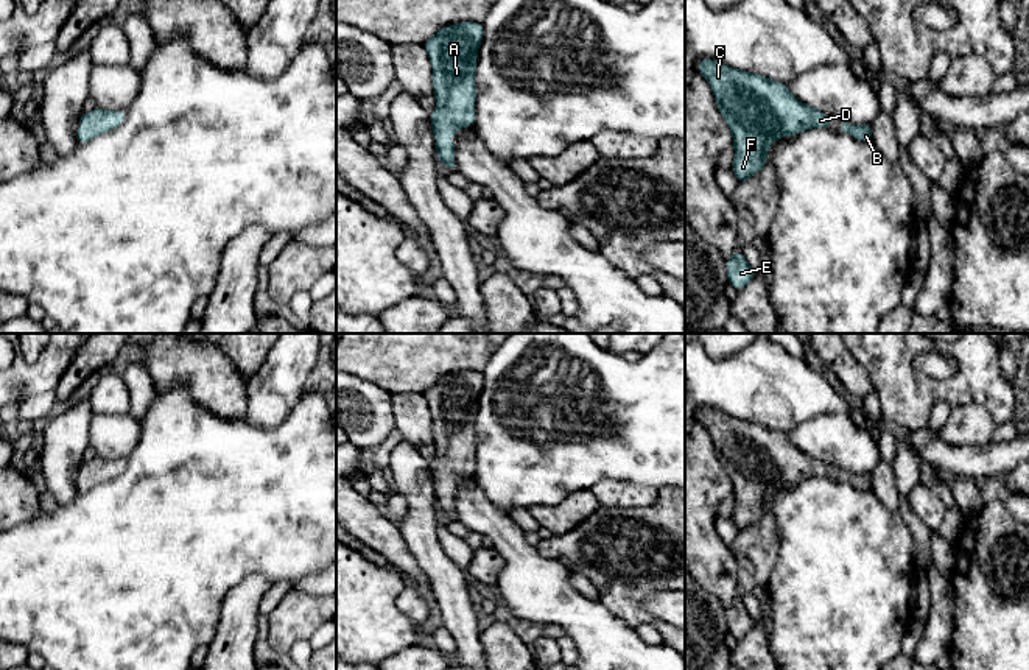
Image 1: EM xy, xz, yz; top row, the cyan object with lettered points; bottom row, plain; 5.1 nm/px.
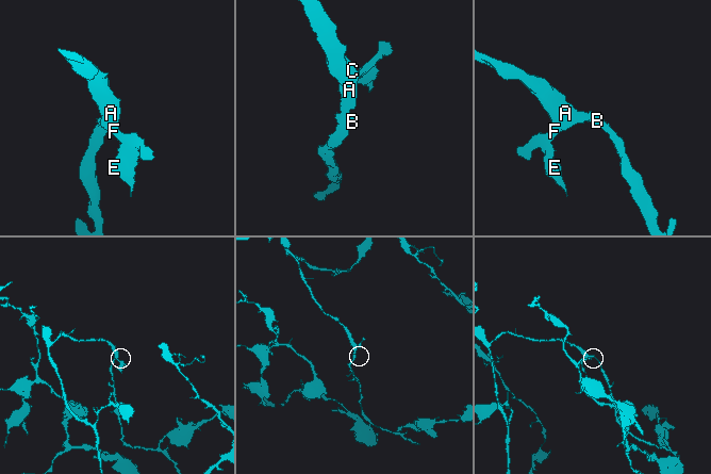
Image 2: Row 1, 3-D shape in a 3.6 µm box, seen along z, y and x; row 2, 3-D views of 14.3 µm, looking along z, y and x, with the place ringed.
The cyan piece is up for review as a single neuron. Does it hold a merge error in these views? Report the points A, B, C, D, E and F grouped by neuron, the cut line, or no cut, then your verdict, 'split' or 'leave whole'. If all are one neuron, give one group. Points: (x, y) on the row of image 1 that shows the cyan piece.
A B C D E F; no cut; leave whole

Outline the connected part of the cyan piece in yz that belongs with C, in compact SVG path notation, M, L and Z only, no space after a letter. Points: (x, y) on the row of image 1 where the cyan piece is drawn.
M702 58L697 72L708 81L715 101L733 134L732 171L738 182L766 165L767 148L783 136L830 128L833 118L803 104L785 83Z

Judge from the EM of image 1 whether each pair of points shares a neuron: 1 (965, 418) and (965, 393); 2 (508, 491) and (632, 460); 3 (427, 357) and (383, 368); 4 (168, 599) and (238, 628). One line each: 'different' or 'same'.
1: different
2: same
3: same
4: different

